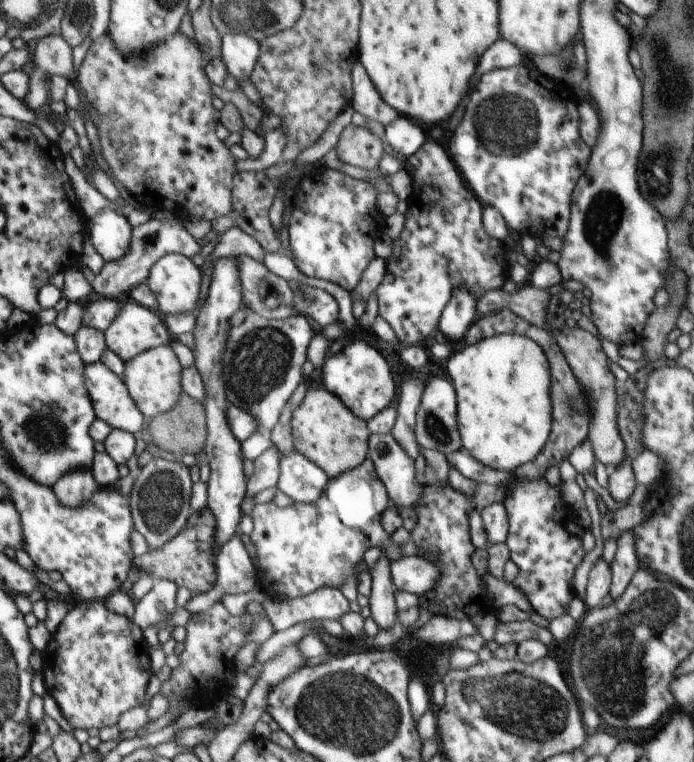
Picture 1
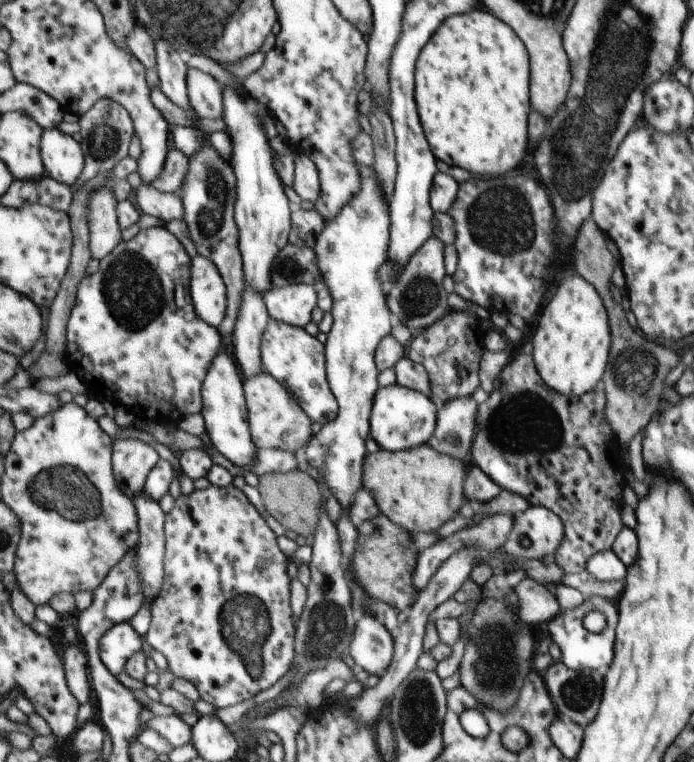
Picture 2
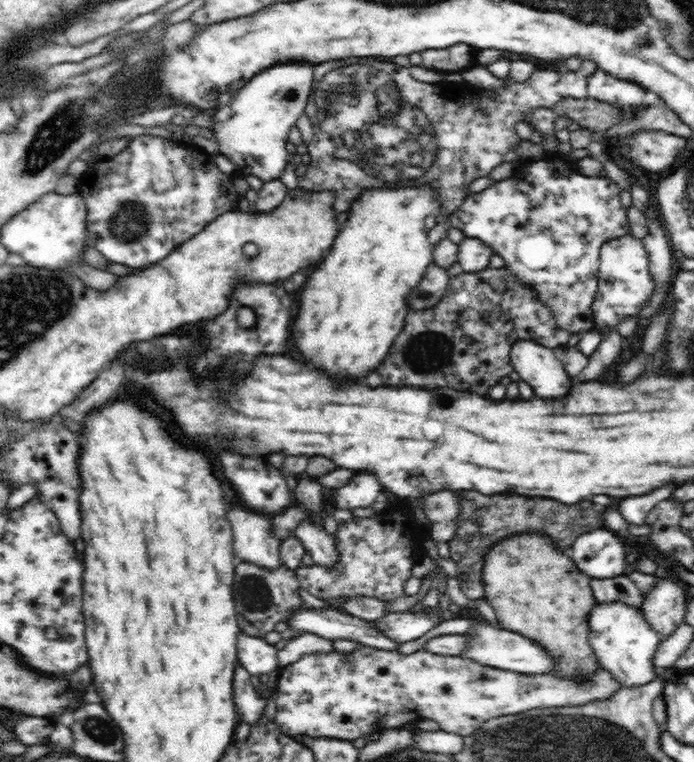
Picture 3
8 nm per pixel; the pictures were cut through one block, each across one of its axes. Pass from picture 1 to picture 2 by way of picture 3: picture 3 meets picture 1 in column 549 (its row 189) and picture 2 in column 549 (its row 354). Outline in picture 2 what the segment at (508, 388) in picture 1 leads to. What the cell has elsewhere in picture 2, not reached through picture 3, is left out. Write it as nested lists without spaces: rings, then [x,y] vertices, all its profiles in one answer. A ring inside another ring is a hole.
[[[564,275],[554,298],[546,304],[532,339],[534,368],[542,382],[562,396],[583,396],[602,383],[611,336],[608,314],[596,288],[579,275]]]

